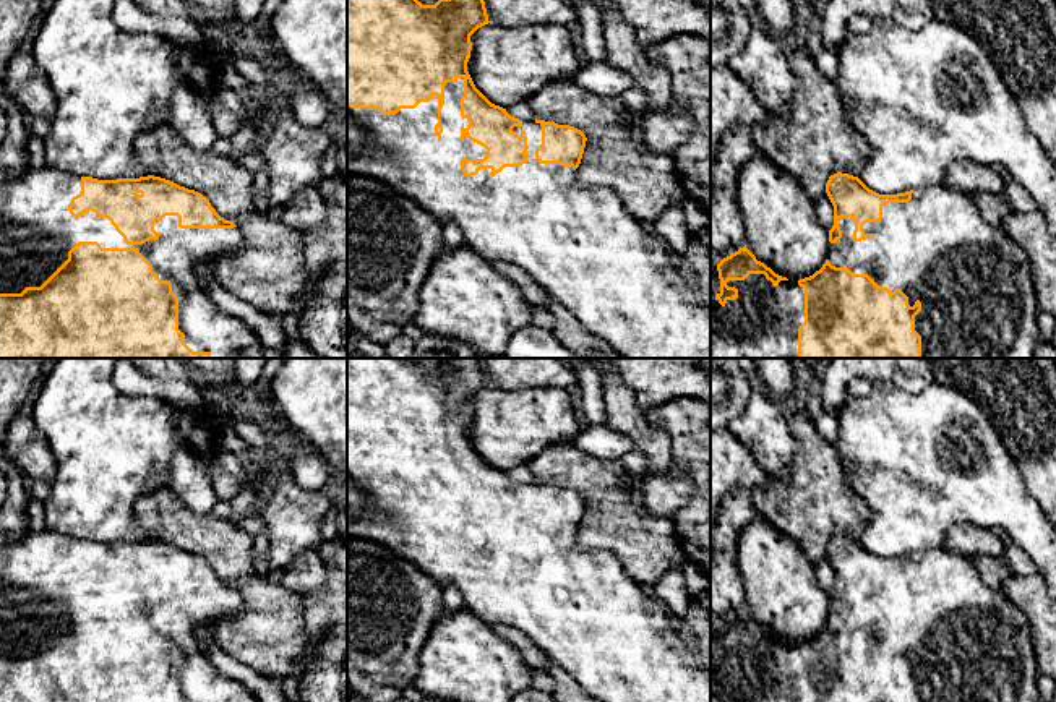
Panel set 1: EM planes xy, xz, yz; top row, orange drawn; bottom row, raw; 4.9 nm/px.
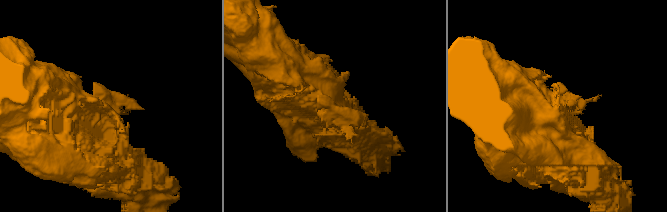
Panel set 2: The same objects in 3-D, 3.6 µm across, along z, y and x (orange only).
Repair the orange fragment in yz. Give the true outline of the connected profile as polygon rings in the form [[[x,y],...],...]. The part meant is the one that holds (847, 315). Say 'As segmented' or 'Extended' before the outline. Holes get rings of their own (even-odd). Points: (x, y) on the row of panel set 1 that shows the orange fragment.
Extended. [[[837,172],[829,177],[826,193],[834,206],[834,225],[829,230],[829,253],[813,276],[788,280],[775,274],[746,248],[740,248],[710,266],[710,358],[1033,358],[1040,342],[1038,302],[1030,261],[1001,225],[988,224],[972,198],[942,183],[897,195],[879,195],[858,177]]]

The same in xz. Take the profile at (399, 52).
Extended. [[[347,0],[347,173],[381,180],[394,191],[415,201],[440,224],[454,222],[462,230],[464,245],[475,255],[490,264],[504,261],[522,269],[586,331],[608,344],[623,358],[710,358],[710,313],[699,302],[681,259],[668,250],[660,237],[642,227],[642,222],[626,209],[616,190],[603,185],[576,185],[576,169],[584,154],[586,135],[569,125],[514,118],[475,88],[467,71],[472,50],[470,36],[488,23],[483,0]]]

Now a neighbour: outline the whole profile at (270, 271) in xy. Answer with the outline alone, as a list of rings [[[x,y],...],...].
[[[170,122],[141,133],[135,139],[135,156],[149,175],[170,180],[206,196],[216,212],[225,220],[245,217],[245,224],[238,229],[243,237],[242,248],[214,261],[211,266],[212,276],[222,289],[261,313],[273,318],[292,315],[298,319],[307,297],[315,292],[308,282],[320,269],[307,264],[302,250],[305,232],[255,211],[251,190],[255,175],[251,172],[238,161],[222,157],[212,149],[198,151],[191,148]]]

